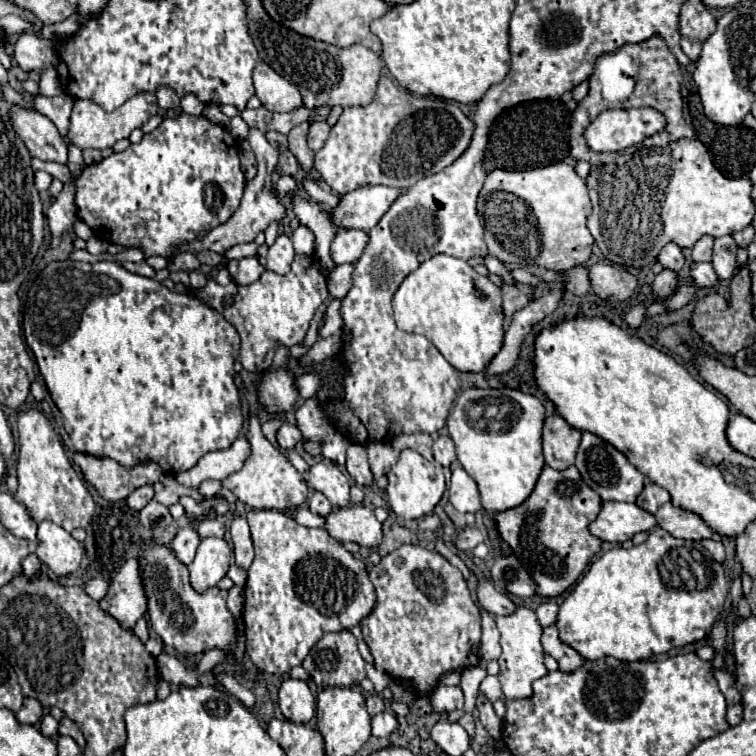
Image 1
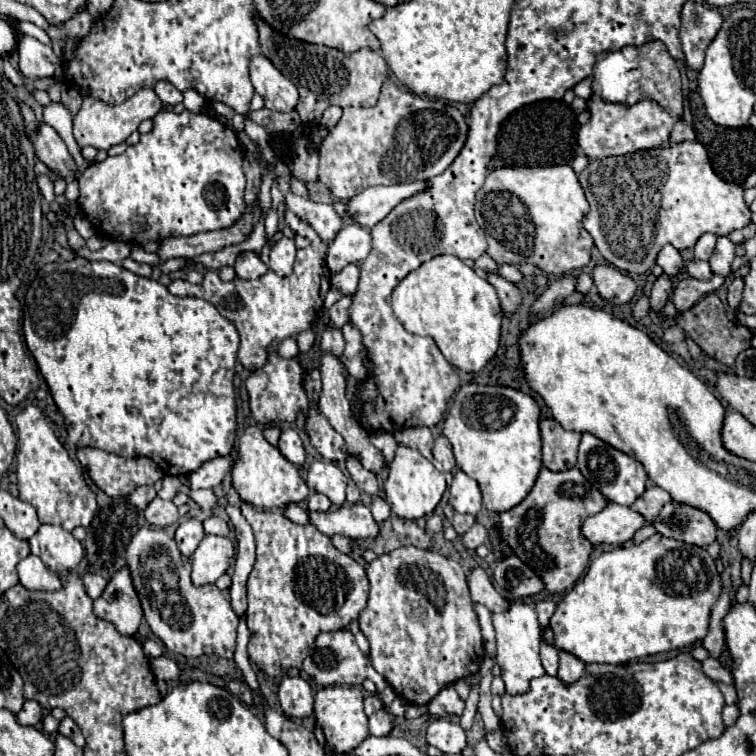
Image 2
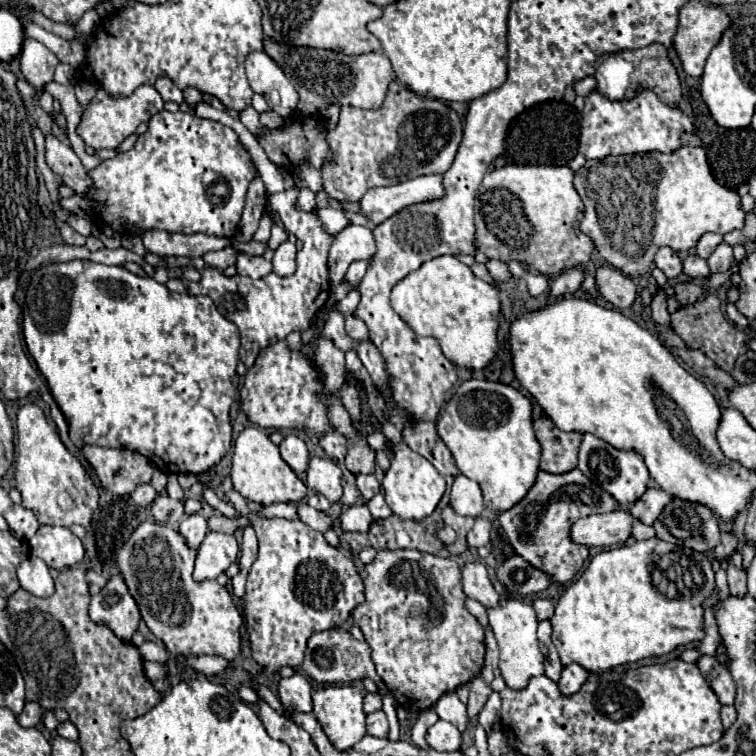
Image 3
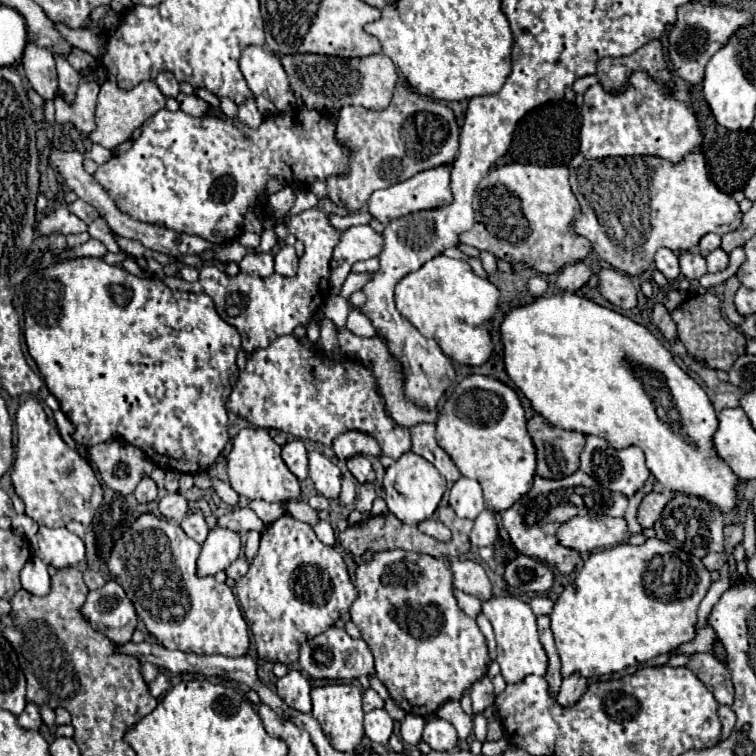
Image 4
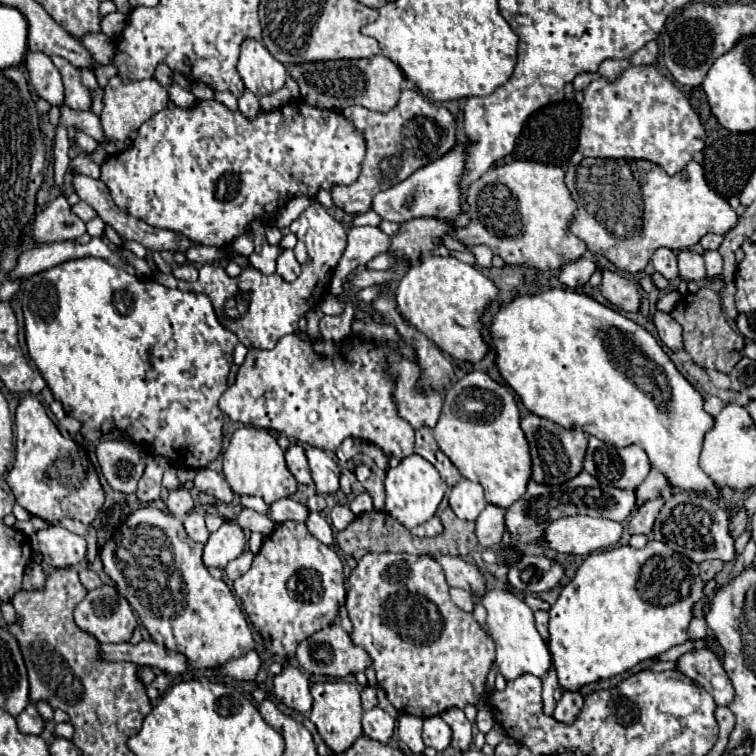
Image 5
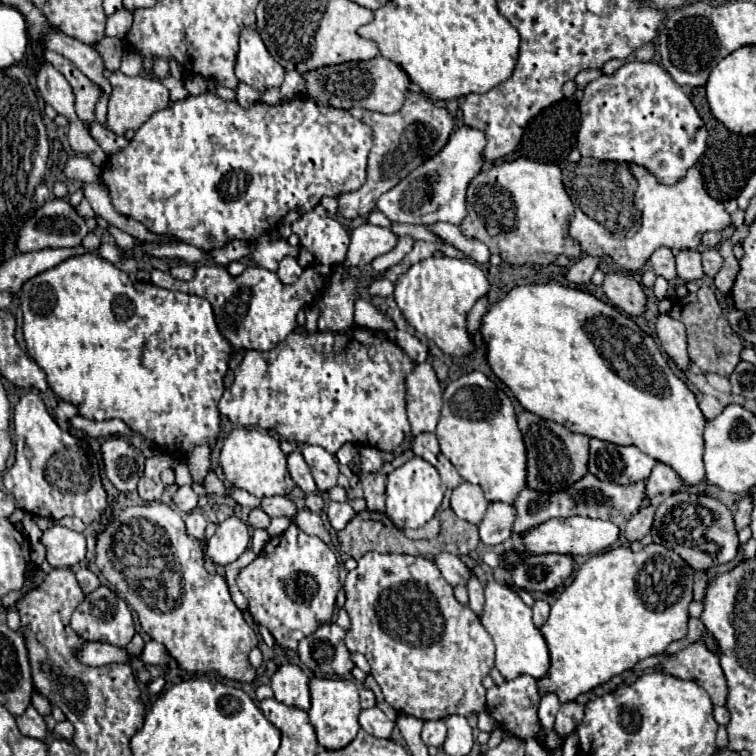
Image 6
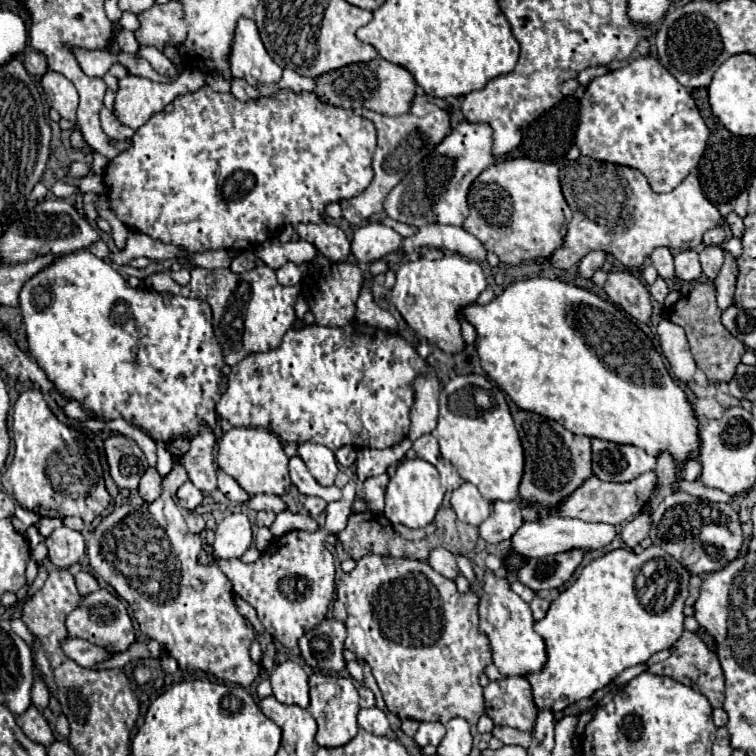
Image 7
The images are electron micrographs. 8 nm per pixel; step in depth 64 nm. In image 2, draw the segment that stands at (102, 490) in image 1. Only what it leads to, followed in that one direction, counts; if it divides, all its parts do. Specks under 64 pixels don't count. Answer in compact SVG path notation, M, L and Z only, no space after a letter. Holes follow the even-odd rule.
M80 448L78 460L88 468L90 478L100 490L112 498L130 494L134 488L154 484L162 472L156 464L146 464L140 458L124 458L100 448Z

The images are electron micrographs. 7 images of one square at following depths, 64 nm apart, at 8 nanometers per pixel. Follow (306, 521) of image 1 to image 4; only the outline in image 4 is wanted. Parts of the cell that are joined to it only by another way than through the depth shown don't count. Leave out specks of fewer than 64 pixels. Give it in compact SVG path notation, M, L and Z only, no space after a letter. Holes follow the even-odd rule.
M250 500L250 508L262 518L262 520L268 520L268 522L274 522L276 518L280 518L280 512L282 512L282 506L280 504L268 504L264 500Z

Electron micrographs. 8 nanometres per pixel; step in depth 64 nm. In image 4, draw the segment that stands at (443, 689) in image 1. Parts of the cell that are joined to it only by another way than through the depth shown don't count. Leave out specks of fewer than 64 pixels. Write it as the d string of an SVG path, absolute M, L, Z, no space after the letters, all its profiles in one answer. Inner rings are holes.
M450 700L448 704L444 704L444 708L440 708L440 712L436 712L436 716L442 720L448 720L456 728L458 740L468 740L472 730L472 718L460 708L460 702Z

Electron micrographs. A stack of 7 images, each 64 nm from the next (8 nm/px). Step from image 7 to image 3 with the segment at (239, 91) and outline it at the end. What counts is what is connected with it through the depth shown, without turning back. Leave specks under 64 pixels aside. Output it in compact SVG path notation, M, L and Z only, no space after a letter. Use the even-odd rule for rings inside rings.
M248 106L248 108L244 108L242 112L240 112L240 122L254 134L254 136L258 136L260 132L262 132L262 124L260 124L260 114L252 108L252 106Z

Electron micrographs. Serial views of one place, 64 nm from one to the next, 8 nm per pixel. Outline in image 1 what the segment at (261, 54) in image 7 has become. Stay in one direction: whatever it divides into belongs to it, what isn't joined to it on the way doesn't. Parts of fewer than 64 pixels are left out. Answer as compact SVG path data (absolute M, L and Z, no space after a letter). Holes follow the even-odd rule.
M258 62L254 66L254 88L256 96L262 100L262 106L270 112L290 112L302 106L302 96L294 84L284 80L278 72L274 72L266 62Z

